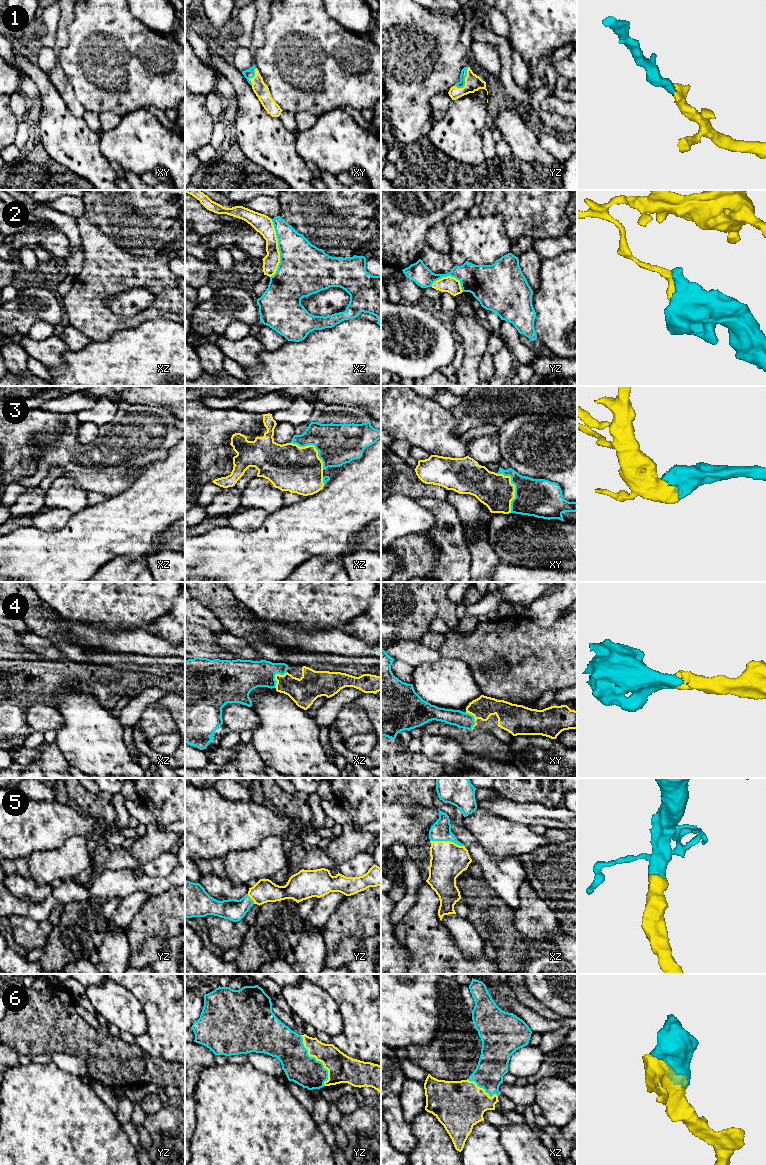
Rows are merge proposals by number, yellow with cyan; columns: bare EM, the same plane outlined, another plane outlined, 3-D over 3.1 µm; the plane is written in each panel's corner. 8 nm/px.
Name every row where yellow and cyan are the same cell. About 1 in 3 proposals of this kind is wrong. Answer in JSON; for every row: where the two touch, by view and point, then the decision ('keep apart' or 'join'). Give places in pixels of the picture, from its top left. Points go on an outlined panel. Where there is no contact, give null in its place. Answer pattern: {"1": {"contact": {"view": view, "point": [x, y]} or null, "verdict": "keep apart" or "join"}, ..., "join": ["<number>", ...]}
{"1": {"contact": {"view": "yz", "point": [465, 80]}, "verdict": "join"}, "2": {"contact": {"view": "xz", "point": [278, 248]}, "verdict": "keep apart"}, "3": {"contact": {"view": "xy", "point": [514, 489]}, "verdict": "join"}, "4": {"contact": {"view": "xz", "point": [275, 675]}, "verdict": "join"}, "5": {"contact": {"view": "xz", "point": [447, 841]}, "verdict": "join"}, "6": {"contact": {"view": "yz", "point": [317, 1060]}, "verdict": "join"}, "join": ["1", "3", "4", "5", "6"]}

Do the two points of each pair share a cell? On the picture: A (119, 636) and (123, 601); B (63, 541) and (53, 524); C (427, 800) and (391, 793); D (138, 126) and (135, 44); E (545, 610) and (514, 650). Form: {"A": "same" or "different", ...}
{"A": "different", "B": "different", "C": "same", "D": "different", "E": "different"}

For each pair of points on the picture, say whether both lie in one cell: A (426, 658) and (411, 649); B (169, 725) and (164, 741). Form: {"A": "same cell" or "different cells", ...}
{"A": "same cell", "B": "different cells"}

